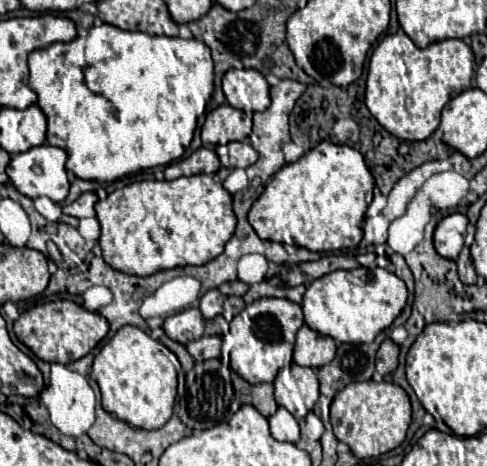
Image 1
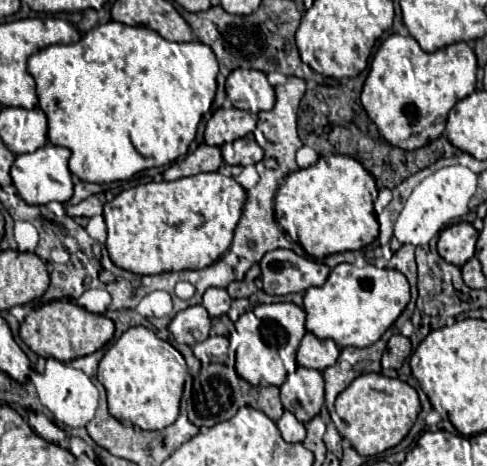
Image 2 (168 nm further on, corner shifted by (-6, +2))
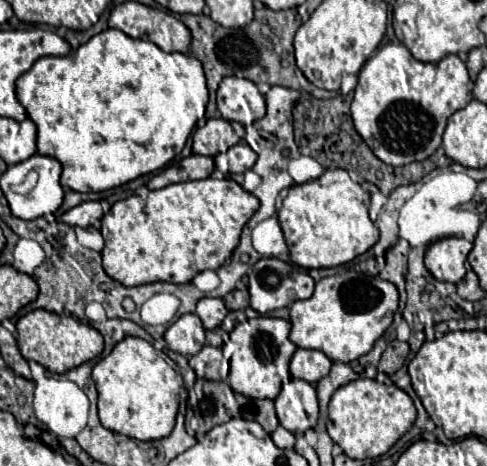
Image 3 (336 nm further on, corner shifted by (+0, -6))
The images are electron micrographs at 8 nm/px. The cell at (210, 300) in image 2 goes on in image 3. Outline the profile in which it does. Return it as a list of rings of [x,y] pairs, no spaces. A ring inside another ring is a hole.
[[[201,298],[197,302],[197,310],[195,310],[195,314],[201,318],[205,330],[213,330],[213,328],[221,326],[227,312],[229,310],[221,298]]]

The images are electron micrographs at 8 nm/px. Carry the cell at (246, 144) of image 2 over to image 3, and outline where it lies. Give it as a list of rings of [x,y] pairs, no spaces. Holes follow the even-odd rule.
[[[239,142],[227,150],[227,158],[229,158],[229,174],[241,174],[253,168],[257,154],[249,148],[249,144]]]

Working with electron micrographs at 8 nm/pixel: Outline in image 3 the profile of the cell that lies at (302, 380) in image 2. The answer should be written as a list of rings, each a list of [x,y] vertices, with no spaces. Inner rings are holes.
[[[289,380],[274,400],[279,424],[293,434],[313,428],[319,418],[319,404],[315,388],[303,380]]]

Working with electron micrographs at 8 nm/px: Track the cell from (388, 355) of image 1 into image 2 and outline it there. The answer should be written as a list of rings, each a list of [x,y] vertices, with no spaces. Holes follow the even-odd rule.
[[[395,334],[389,340],[389,344],[387,344],[386,350],[382,355],[382,369],[399,370],[403,366],[403,362],[407,360],[409,354],[411,354],[411,342],[409,342],[409,338],[405,338],[401,334]]]

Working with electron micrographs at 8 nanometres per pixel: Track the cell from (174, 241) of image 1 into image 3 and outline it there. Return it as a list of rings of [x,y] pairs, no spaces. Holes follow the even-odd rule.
[[[195,180],[169,184],[145,198],[131,196],[113,204],[103,216],[103,268],[123,286],[149,282],[185,284],[203,270],[217,270],[237,248],[243,226],[259,208],[259,200],[235,180]]]

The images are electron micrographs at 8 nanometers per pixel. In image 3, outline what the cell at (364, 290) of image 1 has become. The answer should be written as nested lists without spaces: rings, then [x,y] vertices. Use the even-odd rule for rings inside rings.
[[[349,270],[349,272],[343,272],[343,274],[321,278],[315,284],[315,292],[313,292],[311,298],[297,300],[289,308],[289,314],[291,314],[291,334],[289,334],[289,340],[295,346],[299,346],[299,348],[321,350],[333,362],[353,362],[359,356],[367,354],[373,348],[375,340],[379,340],[385,334],[385,330],[391,326],[393,314],[397,310],[397,302],[399,302],[397,288],[391,282],[381,280],[377,276],[359,274],[355,270]]]

